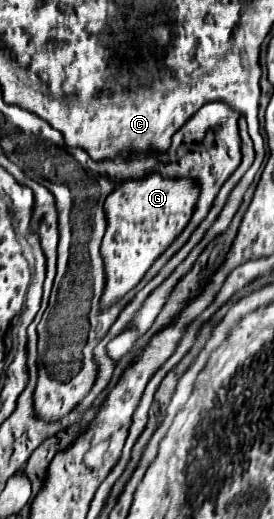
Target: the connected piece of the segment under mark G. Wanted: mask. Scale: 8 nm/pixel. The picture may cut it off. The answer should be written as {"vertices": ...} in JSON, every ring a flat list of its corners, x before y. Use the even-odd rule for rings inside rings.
{"vertices":[[156,172,142,180,130,180,122,186,116,186,116,190,108,196,104,204,108,218,108,228,102,240,102,258,106,272,102,296,104,304,116,302,142,280,144,272,188,224,198,194,200,188,192,182,160,178,160,174]]}

